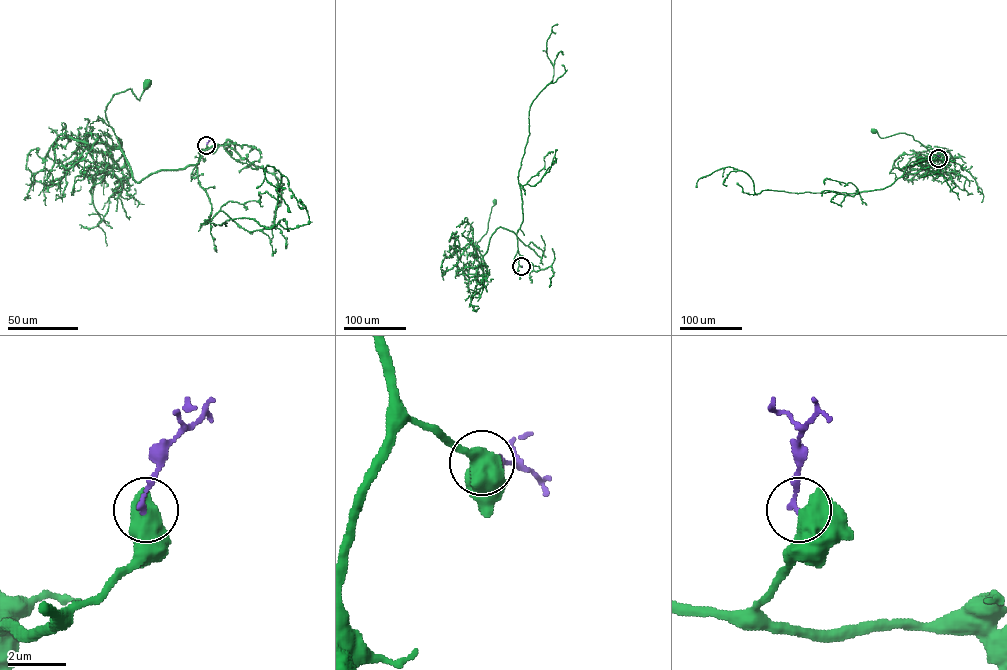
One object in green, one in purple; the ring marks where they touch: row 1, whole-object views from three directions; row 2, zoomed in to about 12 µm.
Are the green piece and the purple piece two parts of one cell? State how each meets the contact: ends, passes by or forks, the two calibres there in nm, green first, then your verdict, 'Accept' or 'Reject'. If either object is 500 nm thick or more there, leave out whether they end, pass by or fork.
Thickness 700 nm (green) against 170 nm. Reject

